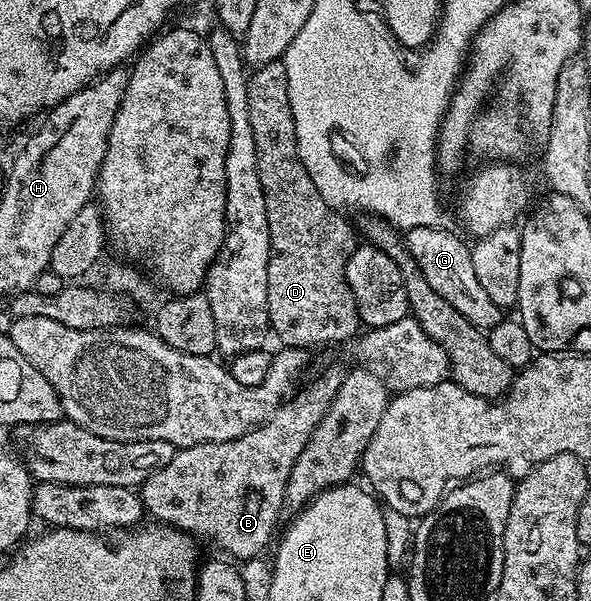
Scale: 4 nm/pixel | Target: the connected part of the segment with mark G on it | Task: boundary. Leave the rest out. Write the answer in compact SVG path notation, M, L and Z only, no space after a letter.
M420 226L419 228L409 229L405 233L404 243L406 249L416 258L416 264L420 266L420 272L424 278L428 278L428 284L440 298L448 298L472 326L489 330L495 328L504 318L504 310L488 298L488 293L484 291L484 286L480 286L479 280L476 279L476 269L472 266L472 254L470 253L471 245L465 244L460 237L454 232L449 232L449 227L429 228Z

